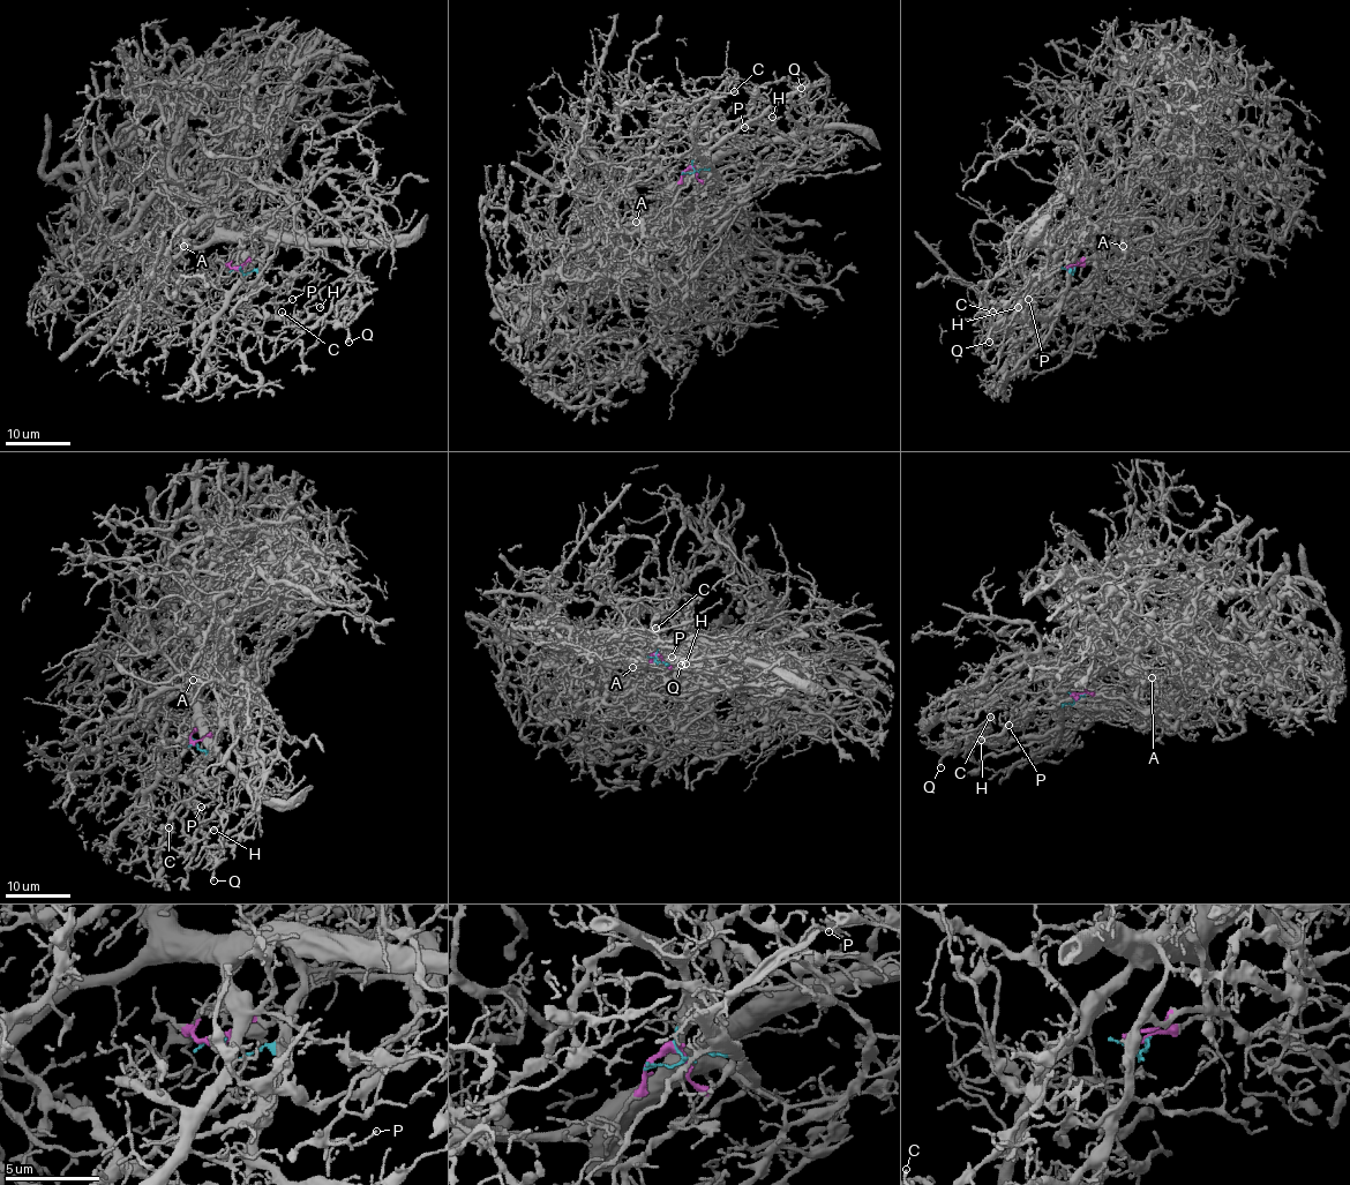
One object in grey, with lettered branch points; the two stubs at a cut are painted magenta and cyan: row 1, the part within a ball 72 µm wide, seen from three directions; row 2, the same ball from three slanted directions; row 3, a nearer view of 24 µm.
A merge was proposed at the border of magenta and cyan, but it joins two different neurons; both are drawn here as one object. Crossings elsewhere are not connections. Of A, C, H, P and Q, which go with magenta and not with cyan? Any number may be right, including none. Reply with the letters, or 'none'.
A, H

